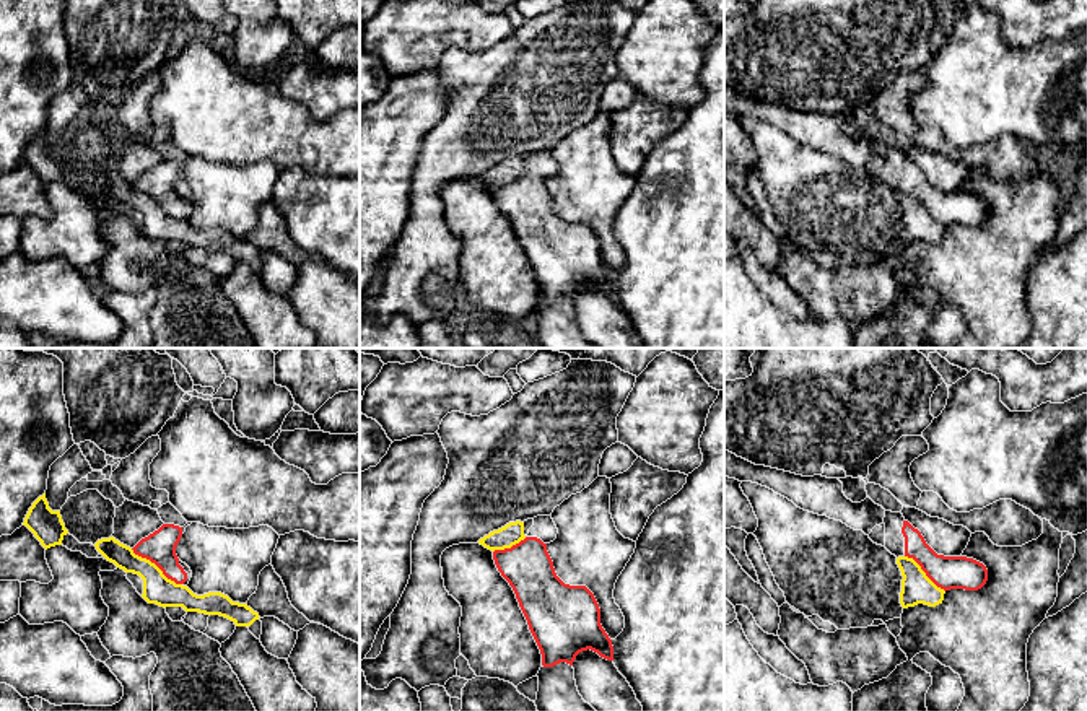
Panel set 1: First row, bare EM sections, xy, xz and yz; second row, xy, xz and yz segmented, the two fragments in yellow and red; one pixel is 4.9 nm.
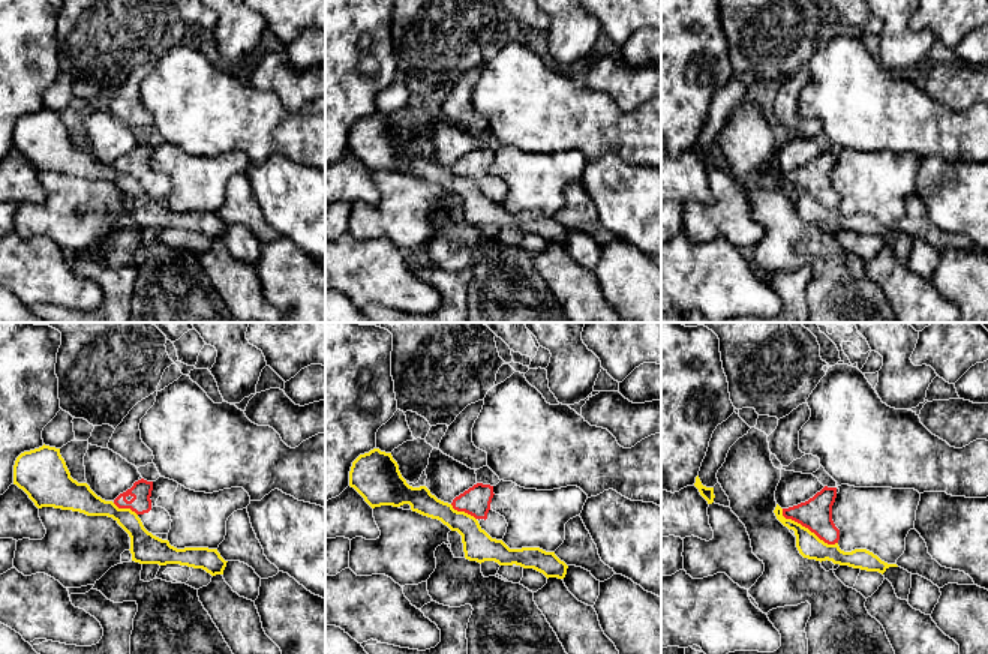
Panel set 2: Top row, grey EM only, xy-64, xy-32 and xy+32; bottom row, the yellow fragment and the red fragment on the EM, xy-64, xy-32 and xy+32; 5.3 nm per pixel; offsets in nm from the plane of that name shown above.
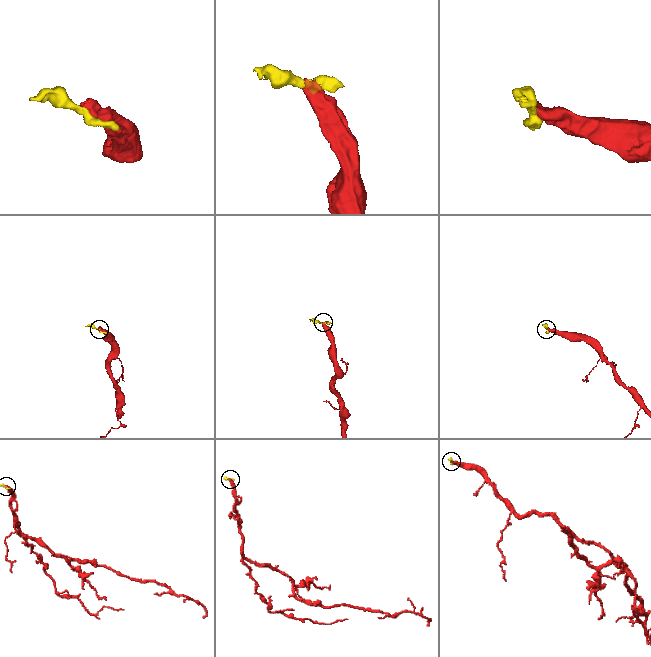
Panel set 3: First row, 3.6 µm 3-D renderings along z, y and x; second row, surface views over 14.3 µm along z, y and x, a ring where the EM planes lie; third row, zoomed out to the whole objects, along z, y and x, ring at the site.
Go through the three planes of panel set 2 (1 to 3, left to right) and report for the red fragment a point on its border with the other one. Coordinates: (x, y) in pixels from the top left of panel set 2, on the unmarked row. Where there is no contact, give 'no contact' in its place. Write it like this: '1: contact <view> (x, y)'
1: contact xy-64 (125, 173)
2: contact xy-32 (464, 176)
3: contact xy+32 (807, 192)

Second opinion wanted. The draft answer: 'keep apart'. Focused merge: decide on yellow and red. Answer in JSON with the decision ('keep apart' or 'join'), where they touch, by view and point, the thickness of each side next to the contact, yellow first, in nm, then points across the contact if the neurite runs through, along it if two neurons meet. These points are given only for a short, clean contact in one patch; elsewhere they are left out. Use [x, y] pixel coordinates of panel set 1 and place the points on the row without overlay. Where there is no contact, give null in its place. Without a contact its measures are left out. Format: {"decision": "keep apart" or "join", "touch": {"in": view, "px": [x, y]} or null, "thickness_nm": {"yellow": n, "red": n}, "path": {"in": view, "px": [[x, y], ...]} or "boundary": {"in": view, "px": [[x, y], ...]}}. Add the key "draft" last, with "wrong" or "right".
{"decision": "keep apart", "touch": {"in": "xy", "px": [157, 202]}, "thickness_nm": {"yellow": 150, "red": 160}, "boundary": {"in": "xy", "px": [[130, 184], [181, 220]]}, "draft": "right"}

